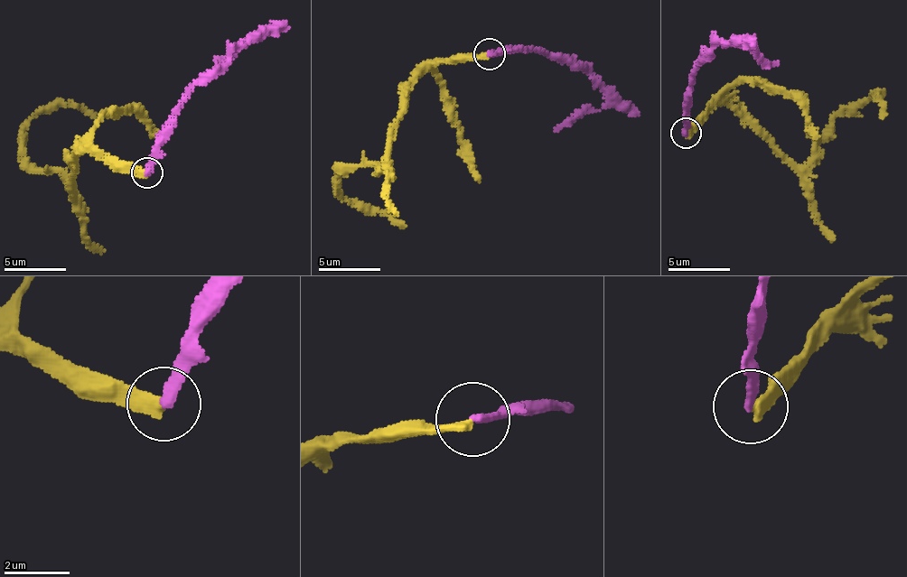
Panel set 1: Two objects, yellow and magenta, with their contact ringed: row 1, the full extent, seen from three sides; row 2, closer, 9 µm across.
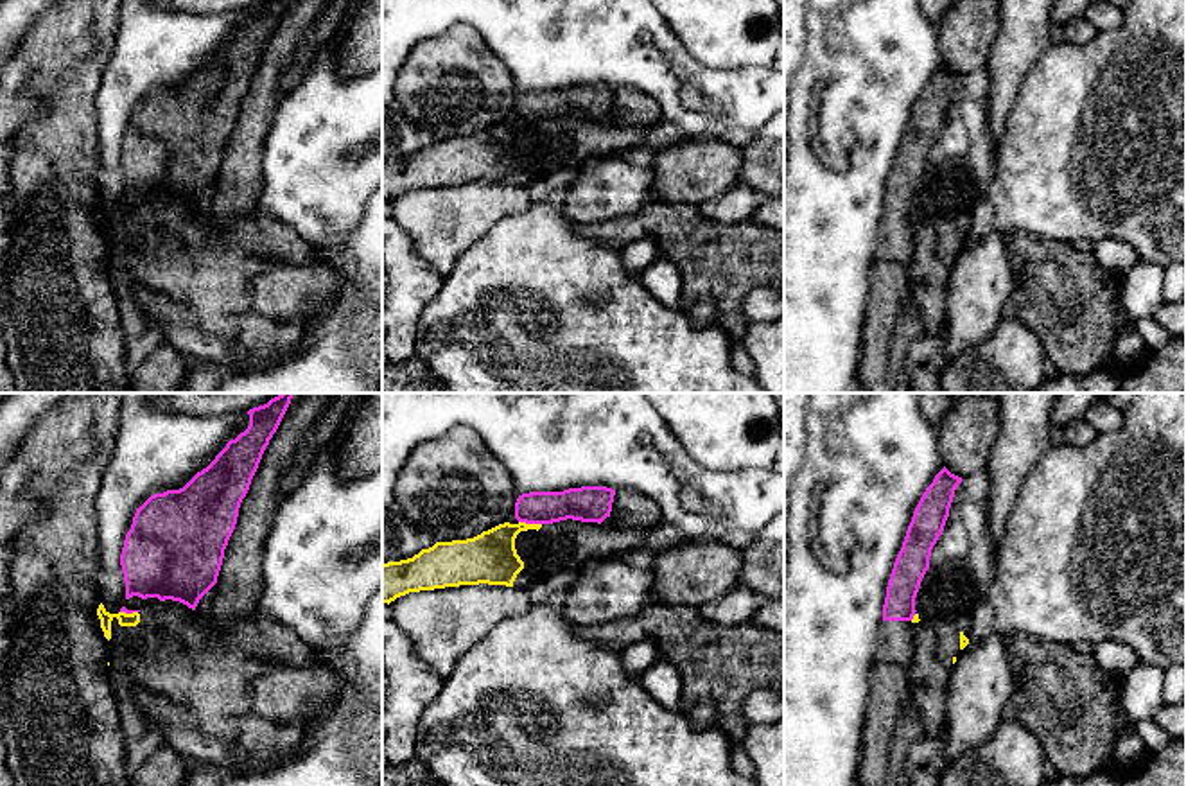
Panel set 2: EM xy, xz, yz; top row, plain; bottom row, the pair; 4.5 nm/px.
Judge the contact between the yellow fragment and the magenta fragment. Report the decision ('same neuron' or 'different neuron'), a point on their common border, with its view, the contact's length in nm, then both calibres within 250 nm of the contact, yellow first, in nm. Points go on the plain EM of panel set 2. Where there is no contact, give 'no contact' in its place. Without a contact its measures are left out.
different neuron | xz (530, 122) | 110 nm | 220/140 nm

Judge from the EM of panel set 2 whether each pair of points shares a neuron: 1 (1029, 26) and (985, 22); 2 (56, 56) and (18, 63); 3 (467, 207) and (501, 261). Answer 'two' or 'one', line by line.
1: two
2: two
3: two

